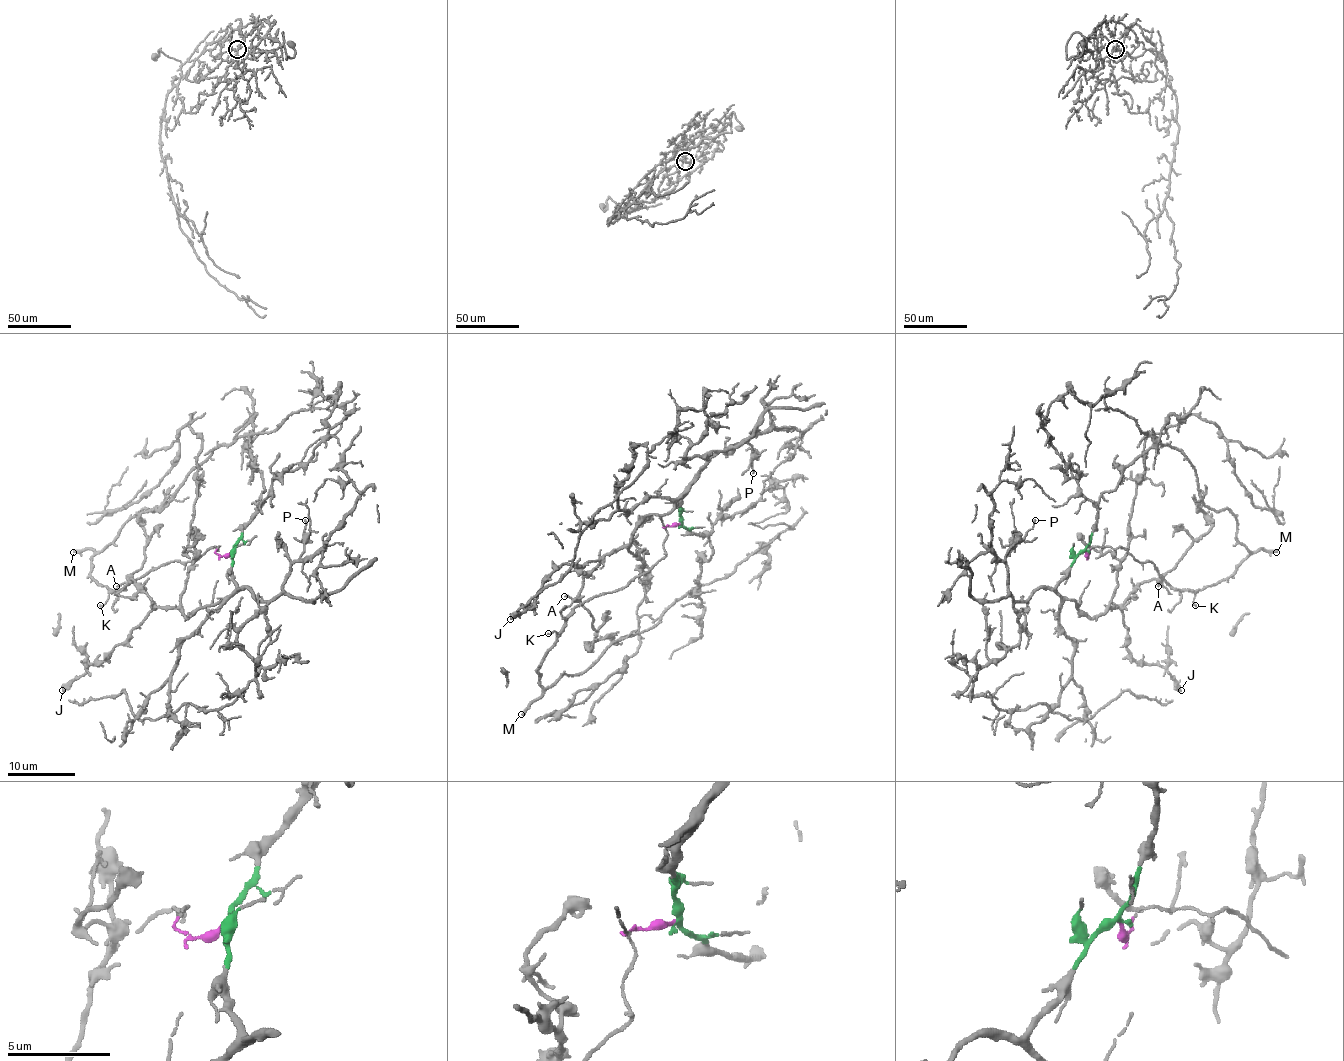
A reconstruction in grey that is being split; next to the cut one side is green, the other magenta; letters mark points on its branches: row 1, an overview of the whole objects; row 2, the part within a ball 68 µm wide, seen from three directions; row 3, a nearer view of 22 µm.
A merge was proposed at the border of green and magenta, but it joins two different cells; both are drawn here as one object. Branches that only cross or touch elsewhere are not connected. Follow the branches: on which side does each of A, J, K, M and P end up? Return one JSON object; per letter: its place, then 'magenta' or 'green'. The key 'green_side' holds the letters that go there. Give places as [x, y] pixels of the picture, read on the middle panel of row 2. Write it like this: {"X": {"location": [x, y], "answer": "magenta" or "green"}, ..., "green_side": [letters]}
{"A": {"location": [564, 596], "answer": "green"}, "J": {"location": [510, 619], "answer": "green"}, "K": {"location": [548, 633], "answer": "magenta"}, "M": {"location": [521, 714], "answer": "magenta"}, "P": {"location": [753, 473], "answer": "green"}, "green_side": ["A", "J", "P"]}

